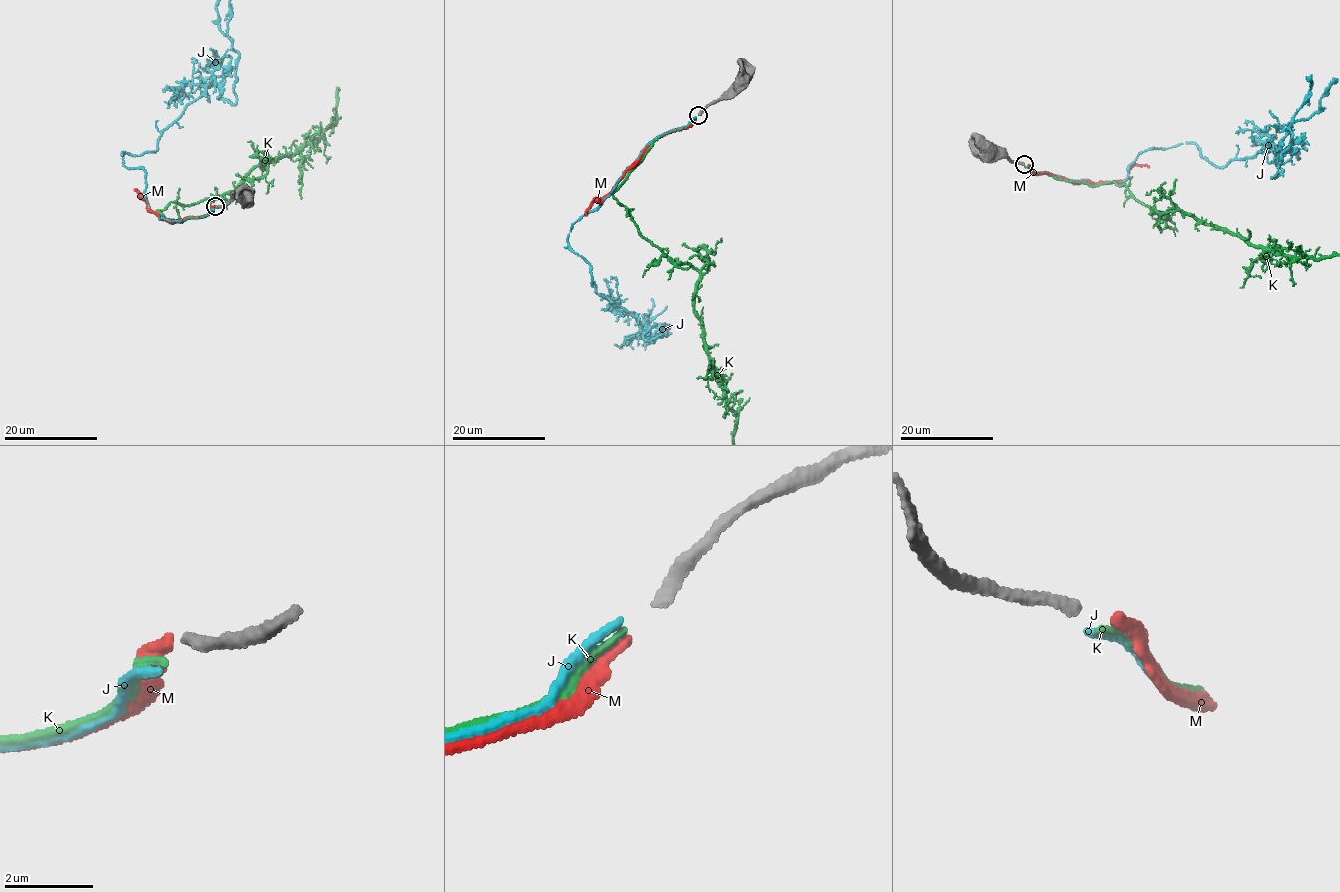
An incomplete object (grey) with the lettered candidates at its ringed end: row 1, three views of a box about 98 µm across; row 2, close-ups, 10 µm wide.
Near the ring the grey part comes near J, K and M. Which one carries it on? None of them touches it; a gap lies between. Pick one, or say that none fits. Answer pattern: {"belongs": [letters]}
{"belongs": ["M"]}

